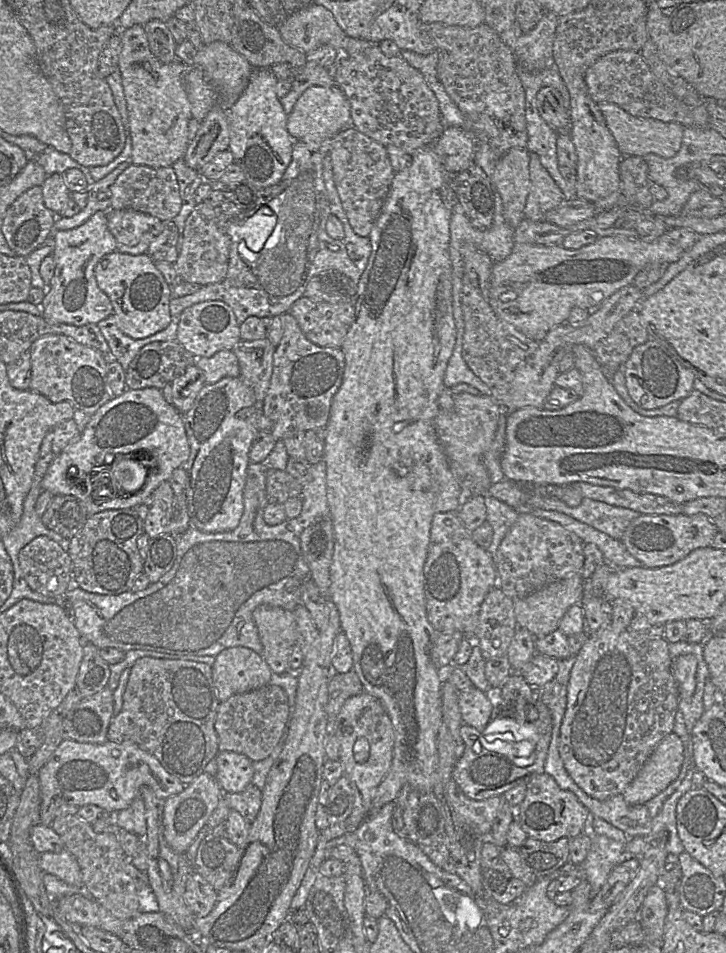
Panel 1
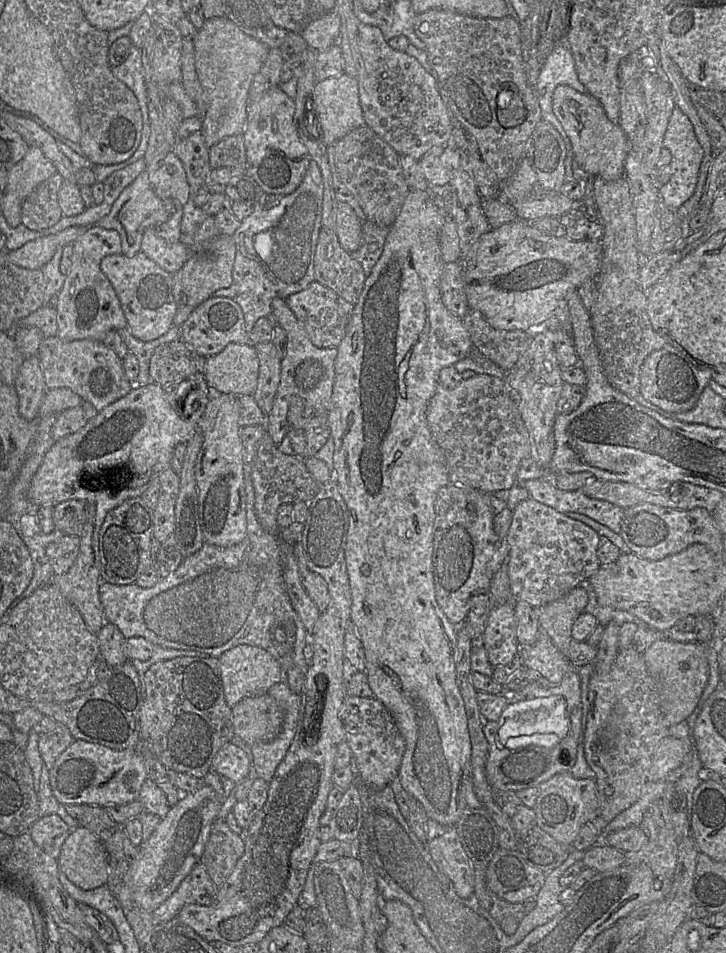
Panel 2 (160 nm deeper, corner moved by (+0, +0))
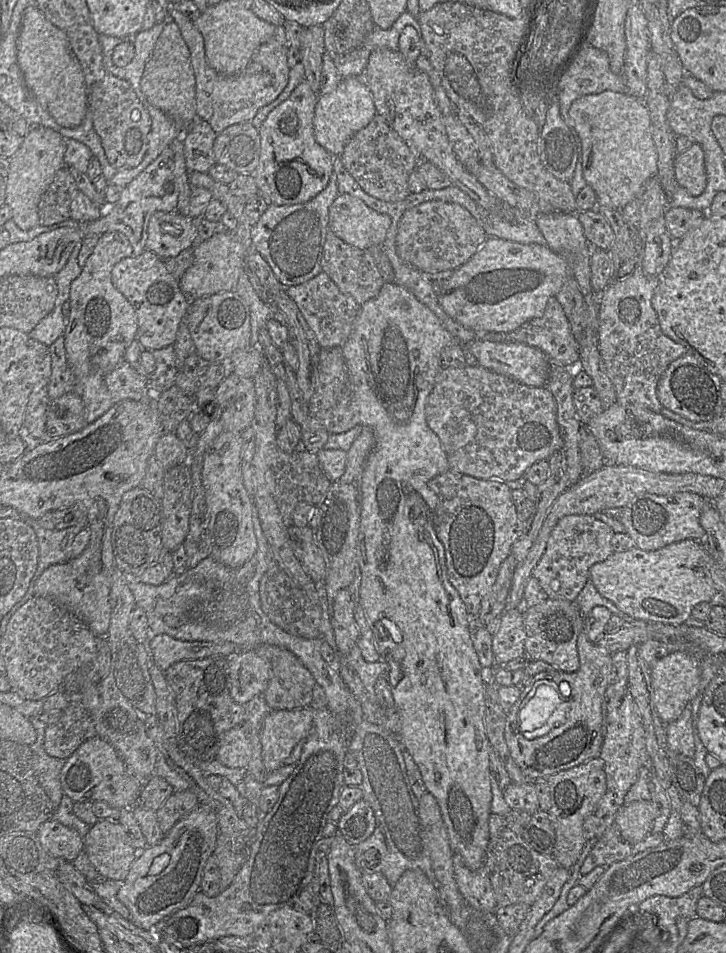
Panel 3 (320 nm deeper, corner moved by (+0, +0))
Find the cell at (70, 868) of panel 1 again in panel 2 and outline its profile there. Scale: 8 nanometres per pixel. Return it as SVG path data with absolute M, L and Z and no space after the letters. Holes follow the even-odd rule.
M87 828L71 830L57 863L59 871L81 889L95 889L107 882L107 853L99 837Z

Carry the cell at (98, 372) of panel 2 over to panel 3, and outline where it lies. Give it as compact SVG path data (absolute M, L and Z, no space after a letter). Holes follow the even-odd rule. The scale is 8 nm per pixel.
M123 361L105 376L105 384L116 403L121 400L145 400L152 396L147 377Z

